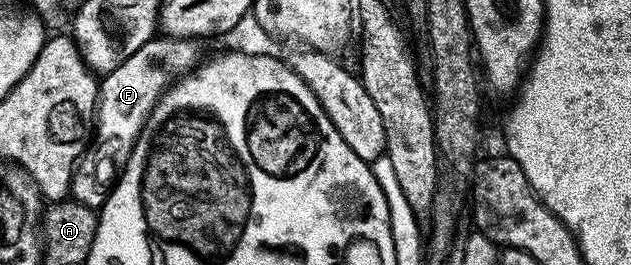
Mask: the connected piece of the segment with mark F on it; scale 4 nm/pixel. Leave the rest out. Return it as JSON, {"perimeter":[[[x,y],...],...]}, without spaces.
{"perimeter":[[[154,36],[139,52],[127,56],[119,68],[104,75],[99,82],[99,101],[97,104],[97,121],[95,123],[95,145],[82,157],[78,167],[73,171],[73,185],[71,187],[72,201],[81,202],[84,206],[100,208],[122,169],[123,163],[133,151],[133,144],[149,121],[150,114],[157,107],[167,87],[174,80],[190,73],[198,65],[196,41],[188,38],[170,38],[168,36]]]}

